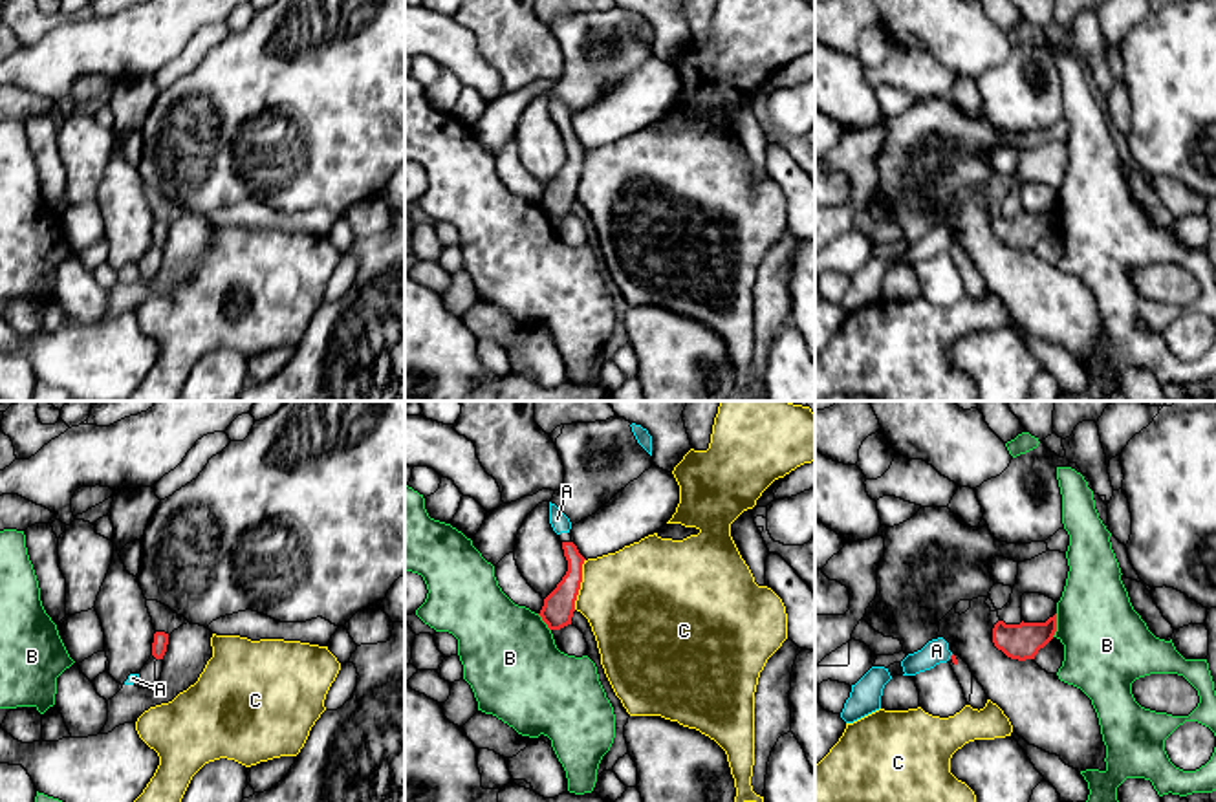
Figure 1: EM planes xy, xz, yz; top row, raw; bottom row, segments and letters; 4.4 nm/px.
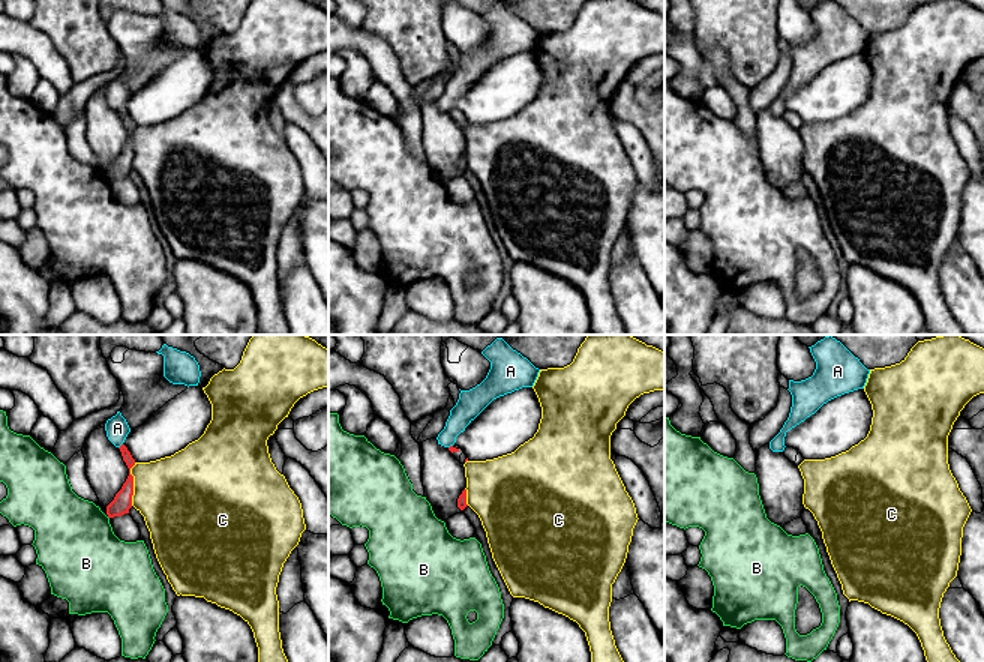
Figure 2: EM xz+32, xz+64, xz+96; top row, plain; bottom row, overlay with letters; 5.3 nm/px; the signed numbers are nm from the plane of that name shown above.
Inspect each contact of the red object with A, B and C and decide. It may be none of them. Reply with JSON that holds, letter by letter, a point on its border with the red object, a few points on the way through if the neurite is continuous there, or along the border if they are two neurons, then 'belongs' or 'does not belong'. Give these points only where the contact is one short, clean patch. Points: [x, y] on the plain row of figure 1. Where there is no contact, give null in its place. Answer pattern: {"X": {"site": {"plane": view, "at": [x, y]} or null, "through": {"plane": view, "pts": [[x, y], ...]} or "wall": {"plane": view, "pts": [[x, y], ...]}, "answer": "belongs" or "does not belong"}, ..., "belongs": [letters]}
{"A": {"site": {"plane": "yz", "at": [951, 246]}, "through": {"plane": "yz", "pts": [[953, 246], [951, 246], [936, 240]]}, "answer": "belongs"}, "B": {"site": {"plane": "yz", "at": [1055, 215]}, "answer": "does not belong"}, "C": {"site": {"plane": "xz", "at": [579, 174]}, "answer": "does not belong"}, "belongs": ["A"]}

